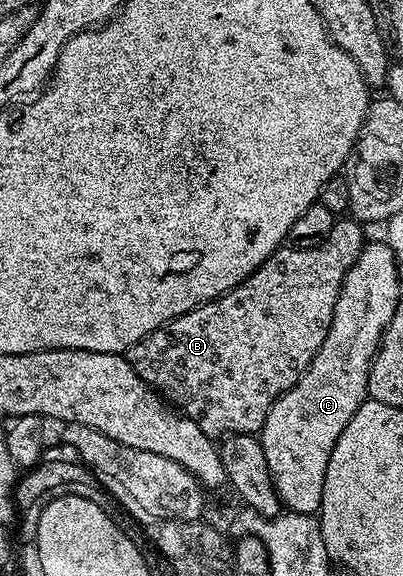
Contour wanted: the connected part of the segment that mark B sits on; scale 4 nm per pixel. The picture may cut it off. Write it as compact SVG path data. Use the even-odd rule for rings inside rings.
M339 219L333 231L329 231L329 239L318 247L279 248L249 275L249 279L237 283L237 287L225 295L185 315L177 315L177 319L157 327L144 341L133 343L125 354L127 361L145 384L184 417L193 419L193 423L212 439L222 439L232 433L258 434L271 404L301 380L309 363L313 363L313 355L317 355L321 343L325 343L341 283L364 247L363 229L364 226L354 219Z

